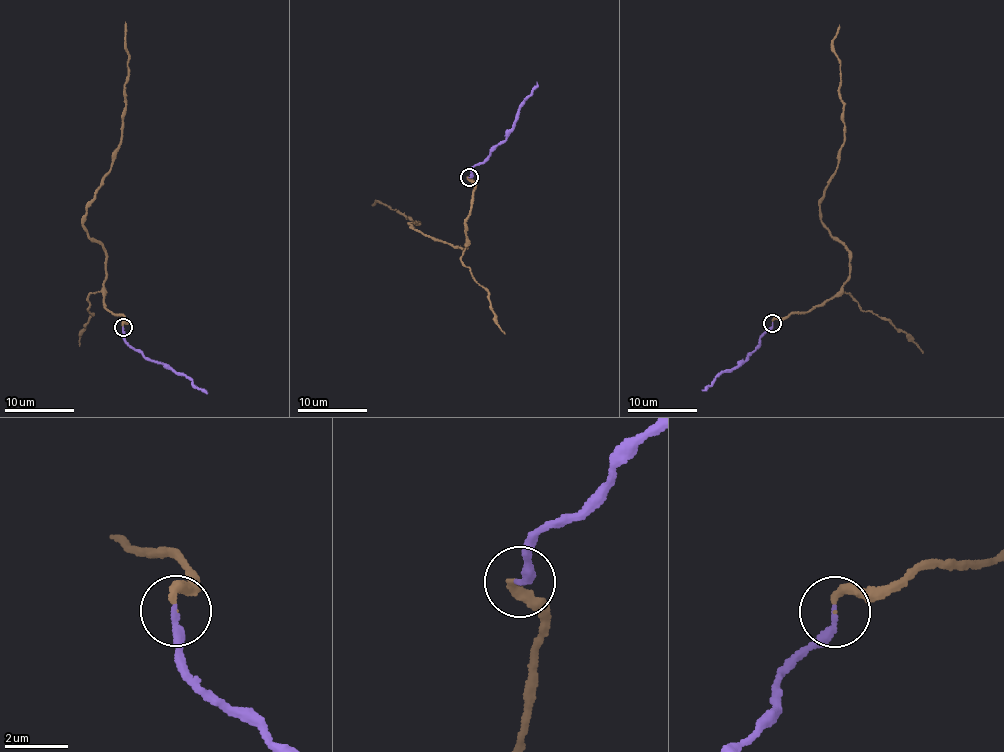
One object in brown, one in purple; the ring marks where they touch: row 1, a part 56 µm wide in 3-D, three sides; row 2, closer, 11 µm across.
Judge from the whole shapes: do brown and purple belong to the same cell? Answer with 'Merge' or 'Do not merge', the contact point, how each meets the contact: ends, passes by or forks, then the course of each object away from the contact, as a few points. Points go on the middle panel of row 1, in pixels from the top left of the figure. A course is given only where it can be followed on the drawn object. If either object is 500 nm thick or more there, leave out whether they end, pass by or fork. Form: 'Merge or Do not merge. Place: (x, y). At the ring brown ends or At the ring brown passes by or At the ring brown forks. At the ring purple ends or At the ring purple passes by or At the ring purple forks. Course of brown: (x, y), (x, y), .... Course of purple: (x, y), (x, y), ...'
Merge. Place: (469, 177). At the ring brown ends. At the ring purple ends. Course of brown: (469, 178), (474, 187), (465, 249), (410, 227), (411, 222), (419, 223), (382, 203), (371, 205). Course of purple: (469, 178), (473, 167), (484, 160), (505, 138), (505, 133), (512, 128), (519, 105), (536, 82)

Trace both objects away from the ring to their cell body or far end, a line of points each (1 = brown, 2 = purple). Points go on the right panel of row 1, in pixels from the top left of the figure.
1: (773, 323), (822, 306), (850, 274), (850, 254), (820, 220), (819, 203), (843, 142), (834, 36), (839, 24)
2: (773, 323), (745, 361), (740, 361), (737, 367), (719, 372), (710, 386), (701, 390)

